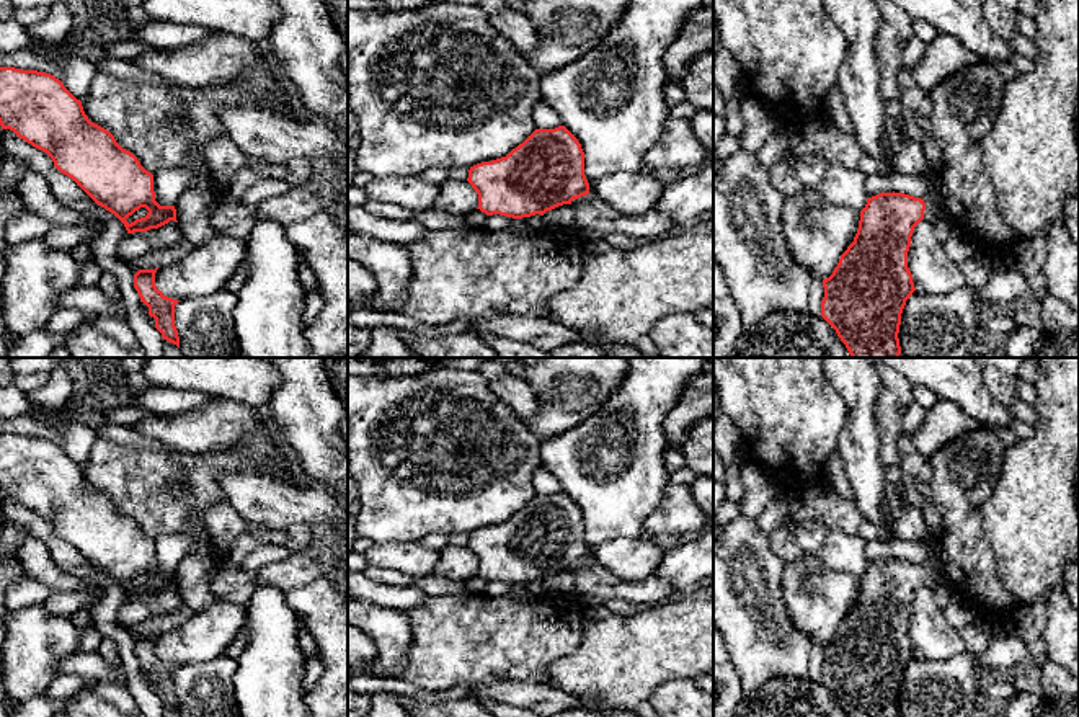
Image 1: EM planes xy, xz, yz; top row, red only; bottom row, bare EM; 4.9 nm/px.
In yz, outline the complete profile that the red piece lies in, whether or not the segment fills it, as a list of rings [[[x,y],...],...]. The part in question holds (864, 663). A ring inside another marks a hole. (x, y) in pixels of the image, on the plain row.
[[[880,559],[860,577],[854,608],[841,621],[833,640],[823,645],[821,683],[836,696],[847,717],[901,717],[899,691],[906,666],[916,657],[908,634],[914,593],[926,585],[948,585],[940,572],[930,575],[924,565],[904,559]]]

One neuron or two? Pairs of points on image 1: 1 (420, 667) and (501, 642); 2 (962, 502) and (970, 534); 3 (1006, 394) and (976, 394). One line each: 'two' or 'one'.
1: one
2: one
3: two

